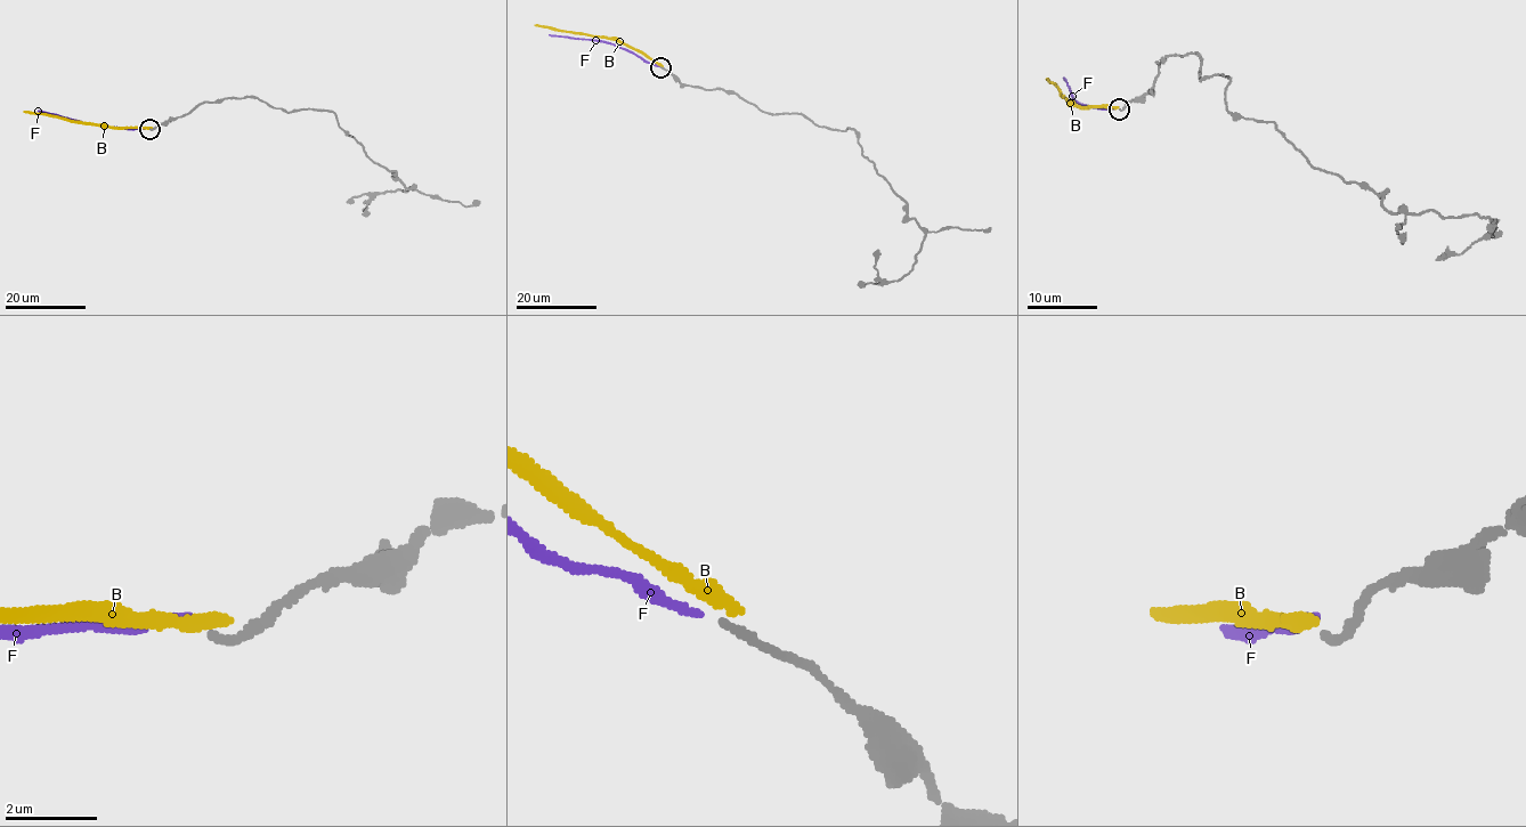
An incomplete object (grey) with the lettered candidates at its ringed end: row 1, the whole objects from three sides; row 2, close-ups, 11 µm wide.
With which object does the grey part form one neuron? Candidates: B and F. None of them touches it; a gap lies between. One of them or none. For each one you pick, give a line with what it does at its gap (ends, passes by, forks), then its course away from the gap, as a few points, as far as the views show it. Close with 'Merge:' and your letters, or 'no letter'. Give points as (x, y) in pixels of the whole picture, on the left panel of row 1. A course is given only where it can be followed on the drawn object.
Merge: no letter

